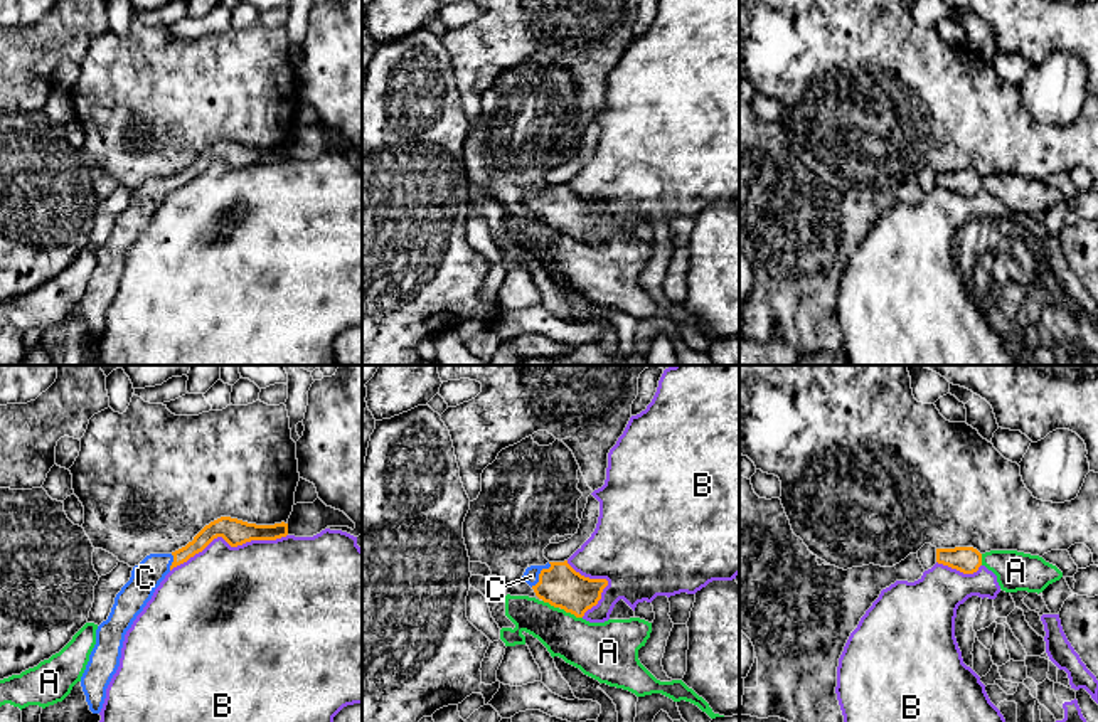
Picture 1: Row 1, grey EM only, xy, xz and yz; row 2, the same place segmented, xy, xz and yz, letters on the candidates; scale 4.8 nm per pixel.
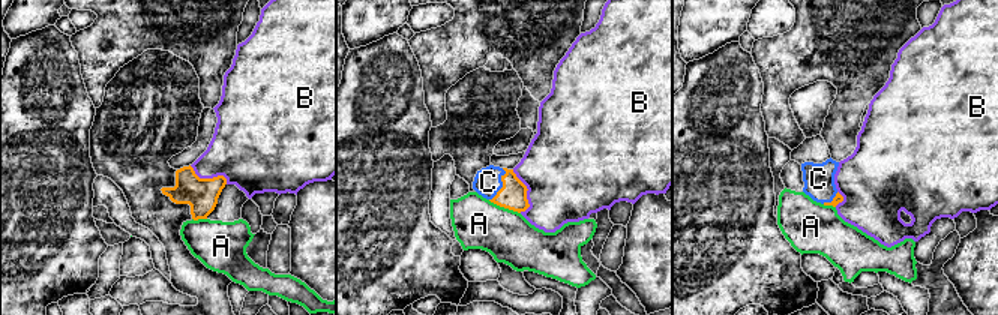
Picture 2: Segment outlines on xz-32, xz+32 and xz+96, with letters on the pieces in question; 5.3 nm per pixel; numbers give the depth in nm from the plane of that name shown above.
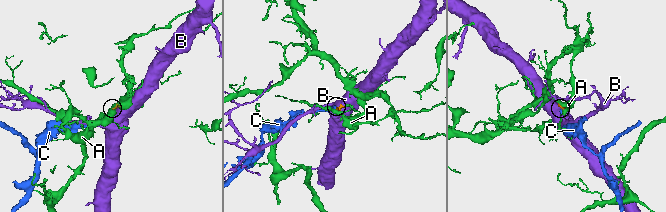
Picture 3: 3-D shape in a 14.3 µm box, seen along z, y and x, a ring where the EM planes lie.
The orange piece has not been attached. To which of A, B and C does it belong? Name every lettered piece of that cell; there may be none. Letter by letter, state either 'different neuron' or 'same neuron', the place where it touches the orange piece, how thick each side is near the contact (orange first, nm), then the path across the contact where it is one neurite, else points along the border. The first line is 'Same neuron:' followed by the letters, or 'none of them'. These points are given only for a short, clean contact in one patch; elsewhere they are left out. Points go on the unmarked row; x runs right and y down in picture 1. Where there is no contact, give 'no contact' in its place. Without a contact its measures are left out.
Same neuron: C
A: different neuron; contact xz (571, 236); calibres 200 and 280 nm; border xz (561, 231), (581, 241)
B: different neuron; contact xy (228, 165); calibres 130 and 460 nm
C: same neuron; contact xz (539, 197); calibres 200 and 80 nm; way xz (561, 209), (546, 204), (539, 197), (531, 199)

